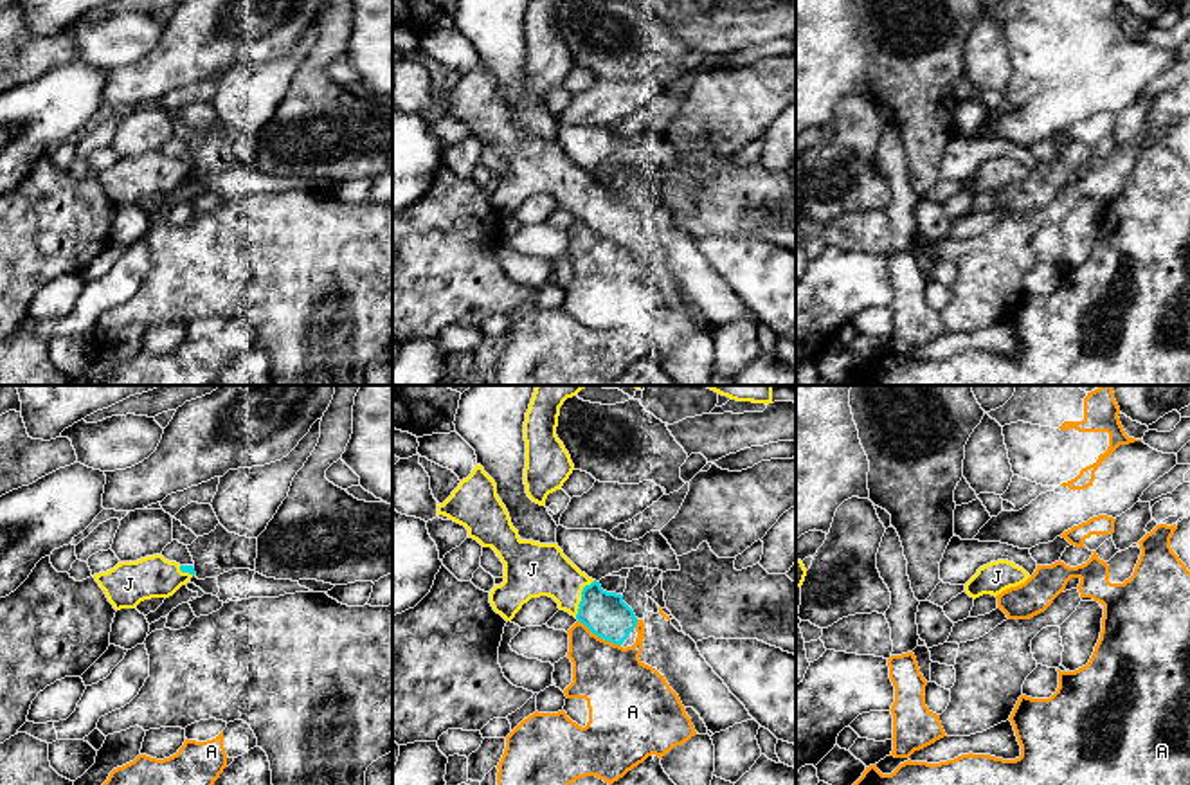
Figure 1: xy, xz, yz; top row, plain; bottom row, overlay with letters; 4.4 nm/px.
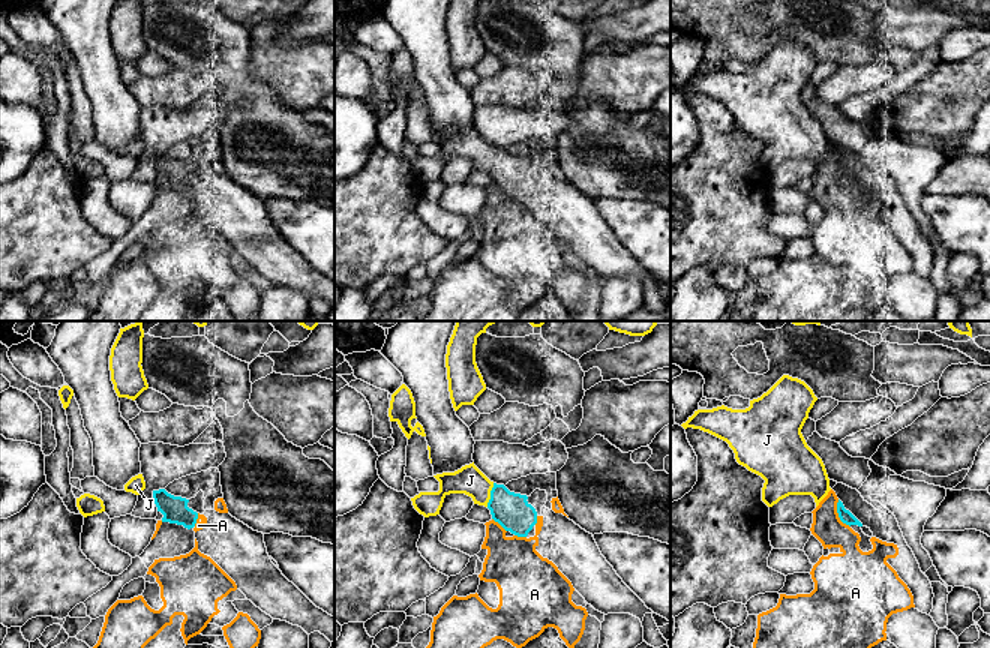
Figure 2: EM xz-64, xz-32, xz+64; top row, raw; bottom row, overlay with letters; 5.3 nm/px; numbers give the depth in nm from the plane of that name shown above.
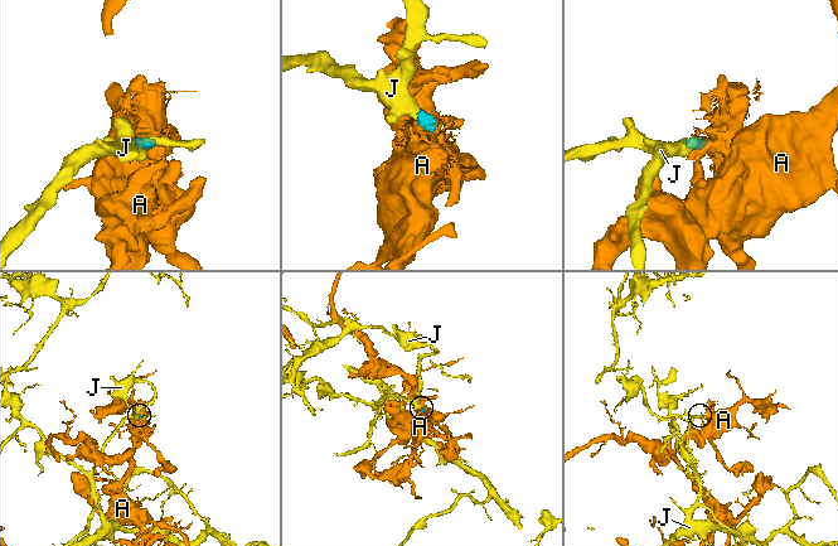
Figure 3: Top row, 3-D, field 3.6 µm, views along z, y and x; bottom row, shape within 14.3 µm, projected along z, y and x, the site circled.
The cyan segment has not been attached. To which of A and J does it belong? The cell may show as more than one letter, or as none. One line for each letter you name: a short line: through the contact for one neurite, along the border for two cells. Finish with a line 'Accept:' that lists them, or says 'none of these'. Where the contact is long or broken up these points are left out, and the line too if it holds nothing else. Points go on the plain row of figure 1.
J: line xz (605, 211), (582, 193), (555, 171), (533, 166)
Accept: J

